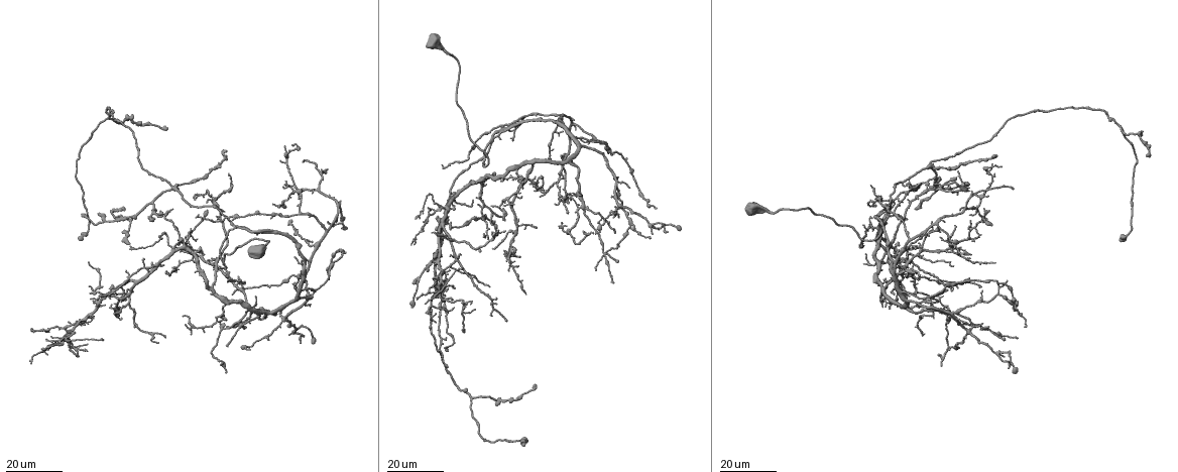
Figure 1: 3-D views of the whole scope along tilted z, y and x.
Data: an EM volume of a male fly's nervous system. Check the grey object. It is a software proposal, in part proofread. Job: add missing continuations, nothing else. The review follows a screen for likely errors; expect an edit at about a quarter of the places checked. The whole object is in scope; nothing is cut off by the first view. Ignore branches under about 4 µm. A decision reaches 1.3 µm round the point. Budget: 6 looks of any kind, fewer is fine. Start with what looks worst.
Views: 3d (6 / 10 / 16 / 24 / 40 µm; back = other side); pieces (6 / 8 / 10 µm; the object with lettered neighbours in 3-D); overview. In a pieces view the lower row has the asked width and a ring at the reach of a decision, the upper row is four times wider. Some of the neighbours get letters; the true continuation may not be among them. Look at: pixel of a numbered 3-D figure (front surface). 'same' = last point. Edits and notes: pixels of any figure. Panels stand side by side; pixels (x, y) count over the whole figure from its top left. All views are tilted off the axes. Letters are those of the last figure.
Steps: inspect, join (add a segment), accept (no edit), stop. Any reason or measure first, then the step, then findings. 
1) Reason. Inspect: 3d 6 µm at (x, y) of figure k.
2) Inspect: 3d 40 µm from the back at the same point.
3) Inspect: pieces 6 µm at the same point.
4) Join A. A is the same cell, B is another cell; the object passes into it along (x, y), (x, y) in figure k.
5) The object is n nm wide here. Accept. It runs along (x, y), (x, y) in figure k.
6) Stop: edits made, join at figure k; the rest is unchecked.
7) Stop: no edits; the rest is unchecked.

An open end. Inspect: 3d 16 µm at (987, 329) of figure 1.

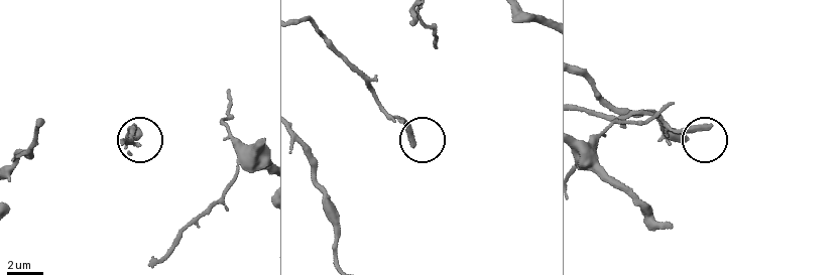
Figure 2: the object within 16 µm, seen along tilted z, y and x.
What lies round it. Inspect: pieces 8 µm at (706, 124) of figure 2.

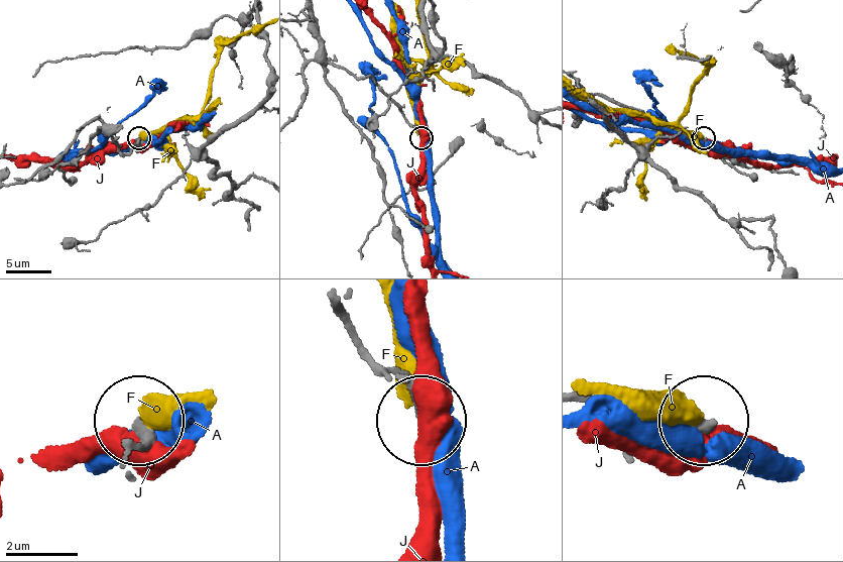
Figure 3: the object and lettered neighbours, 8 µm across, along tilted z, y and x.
Accept. A, F and J are other cells; none of them fits.

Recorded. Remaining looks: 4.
Thin end. Inspect: 3d 24 µm at (511, 140) of figure 1.

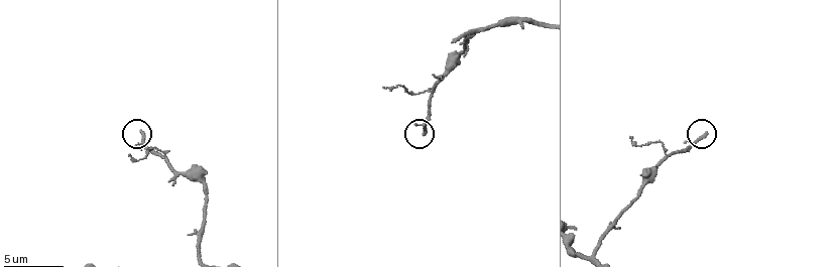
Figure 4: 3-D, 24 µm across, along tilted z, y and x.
Inspect: pieces 10 µm at (425, 133) of figure 4.

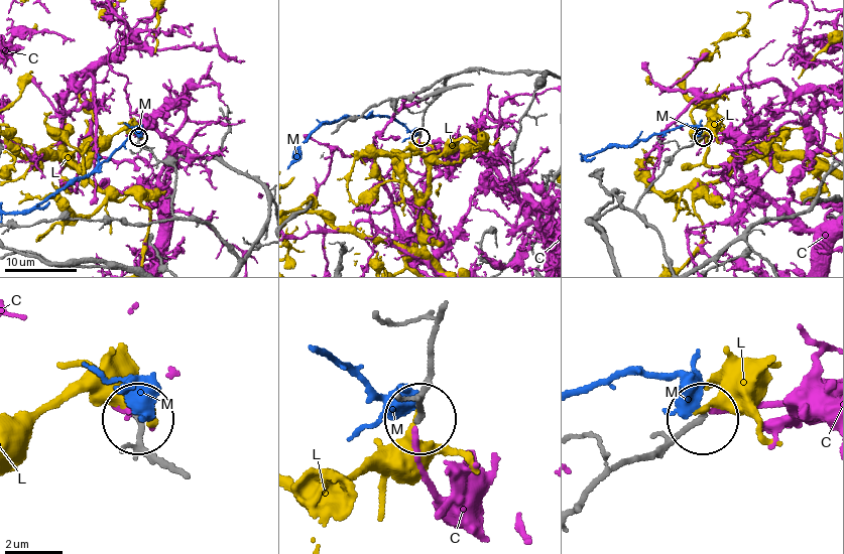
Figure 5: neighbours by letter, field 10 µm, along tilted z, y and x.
Accept. C, L and M are other cells; it runs along (583, 505), (607, 472), (655, 461), (698, 423) in figure 5; none of them fits.

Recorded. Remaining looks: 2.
Long arm stops here. Inspect: 3d 24 µm at (228, 347) of figure 1.

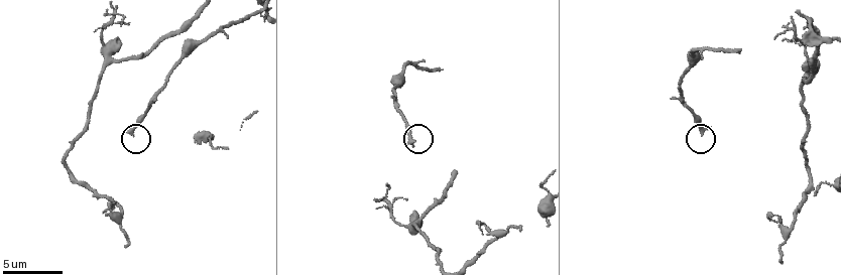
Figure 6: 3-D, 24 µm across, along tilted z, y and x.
Inspect: pieces 10 µm at (700, 131) of figure 6.

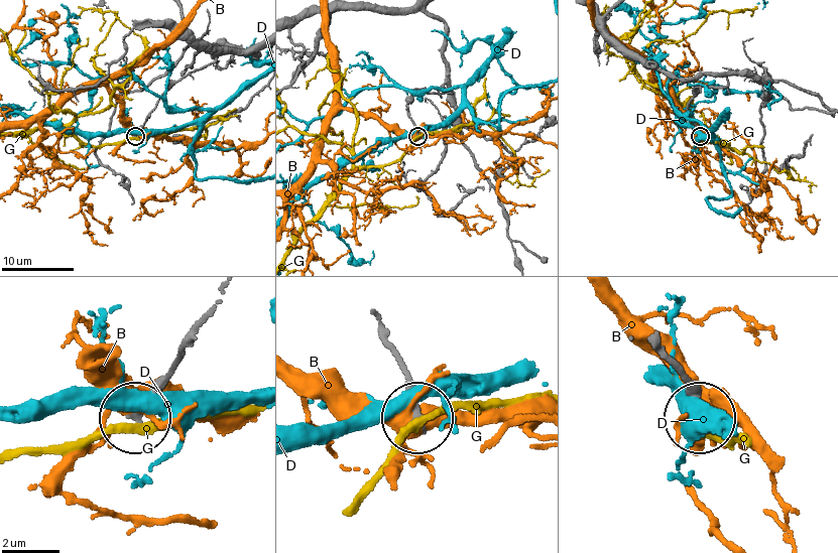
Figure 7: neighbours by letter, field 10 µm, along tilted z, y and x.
The object is 290 nm wide here. Accept. B, D and G are other cells; it runs along (203, 323), (138, 416) in figure 7; none of them fits.

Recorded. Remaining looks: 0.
Stop: no edits; the rest is unchecked.

